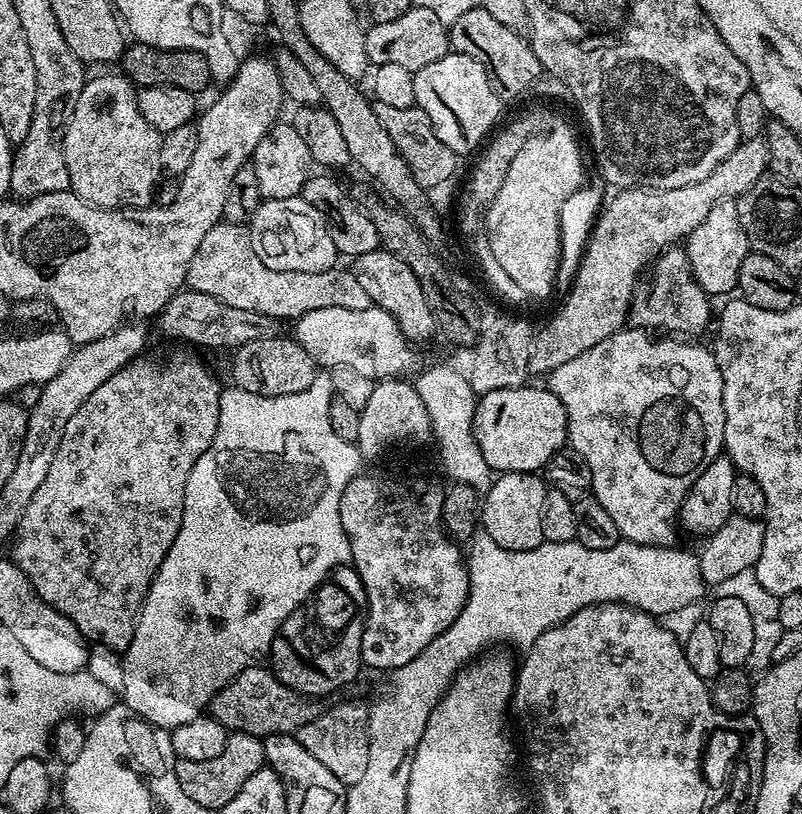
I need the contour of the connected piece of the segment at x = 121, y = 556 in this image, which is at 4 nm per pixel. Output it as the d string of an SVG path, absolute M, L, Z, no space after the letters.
M145 358L137 359L118 370L86 402L82 402L82 410L66 422L66 430L62 434L62 442L58 442L58 454L54 454L54 463L50 466L50 474L46 474L46 482L38 486L34 498L30 498L30 506L26 506L26 514L18 522L11 541L11 560L20 567L22 574L30 578L36 593L54 610L58 610L83 634L84 639L92 644L105 644L117 650L130 646L132 635L136 629L136 617L140 615L140 607L148 593L148 587L154 582L170 546L174 546L174 538L178 538L178 530L182 526L182 510L186 494L186 478L190 478L190 470L194 470L194 462L206 454L210 442L214 442L214 434L218 430L218 414L220 413L220 393L222 383L211 372L204 368L200 360L184 360L180 368L171 368L168 364L151 364Z

